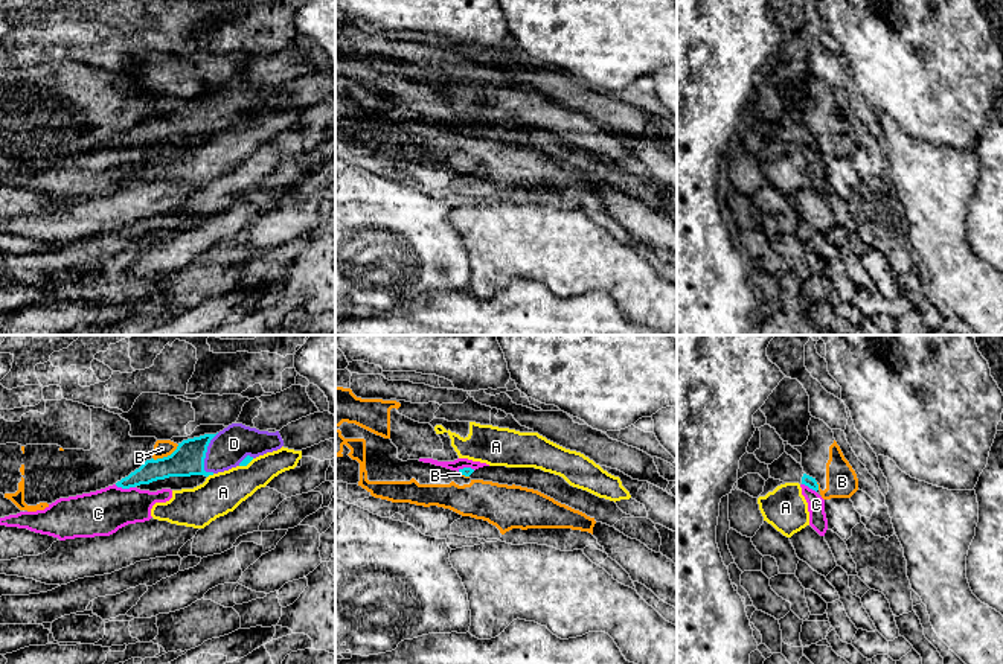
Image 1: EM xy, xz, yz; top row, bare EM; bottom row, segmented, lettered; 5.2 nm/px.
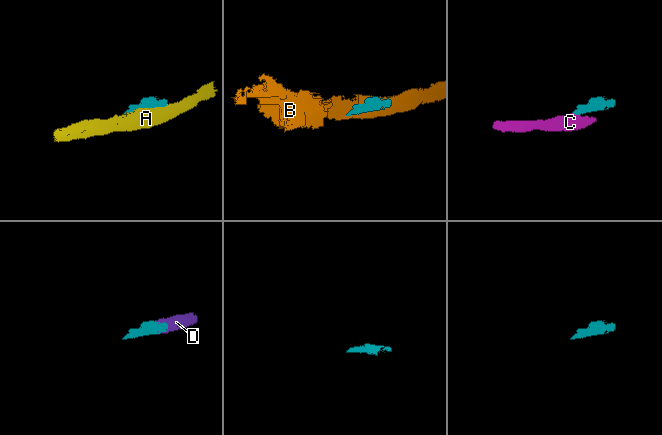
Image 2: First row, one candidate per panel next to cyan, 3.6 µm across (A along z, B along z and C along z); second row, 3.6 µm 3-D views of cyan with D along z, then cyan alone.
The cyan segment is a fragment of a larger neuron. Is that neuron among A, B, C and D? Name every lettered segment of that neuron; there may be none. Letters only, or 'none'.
D

